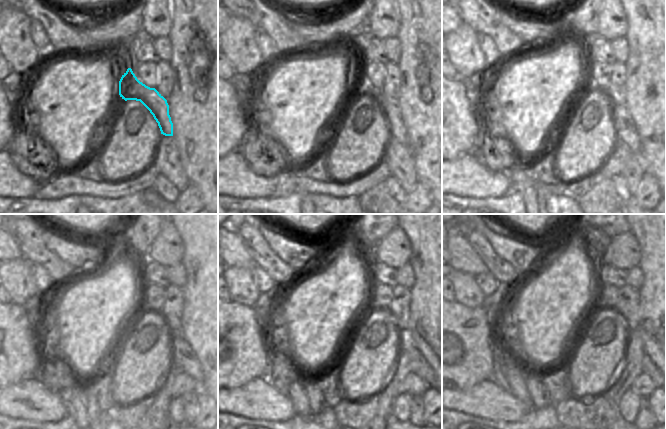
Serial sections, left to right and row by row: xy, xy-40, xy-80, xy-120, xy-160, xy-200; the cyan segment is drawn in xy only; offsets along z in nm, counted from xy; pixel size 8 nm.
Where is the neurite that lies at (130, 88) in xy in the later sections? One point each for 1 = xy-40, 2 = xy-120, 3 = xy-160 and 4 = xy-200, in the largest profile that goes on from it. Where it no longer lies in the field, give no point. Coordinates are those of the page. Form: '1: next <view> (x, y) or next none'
1: next xy-40 (389, 109)
2: next xy-120 (181, 356)
3: next xy-160 (418, 365)
4: next xy-200 (645, 359)

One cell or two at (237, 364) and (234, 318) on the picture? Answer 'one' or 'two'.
one

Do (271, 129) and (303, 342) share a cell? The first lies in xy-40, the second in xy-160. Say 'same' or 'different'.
same

